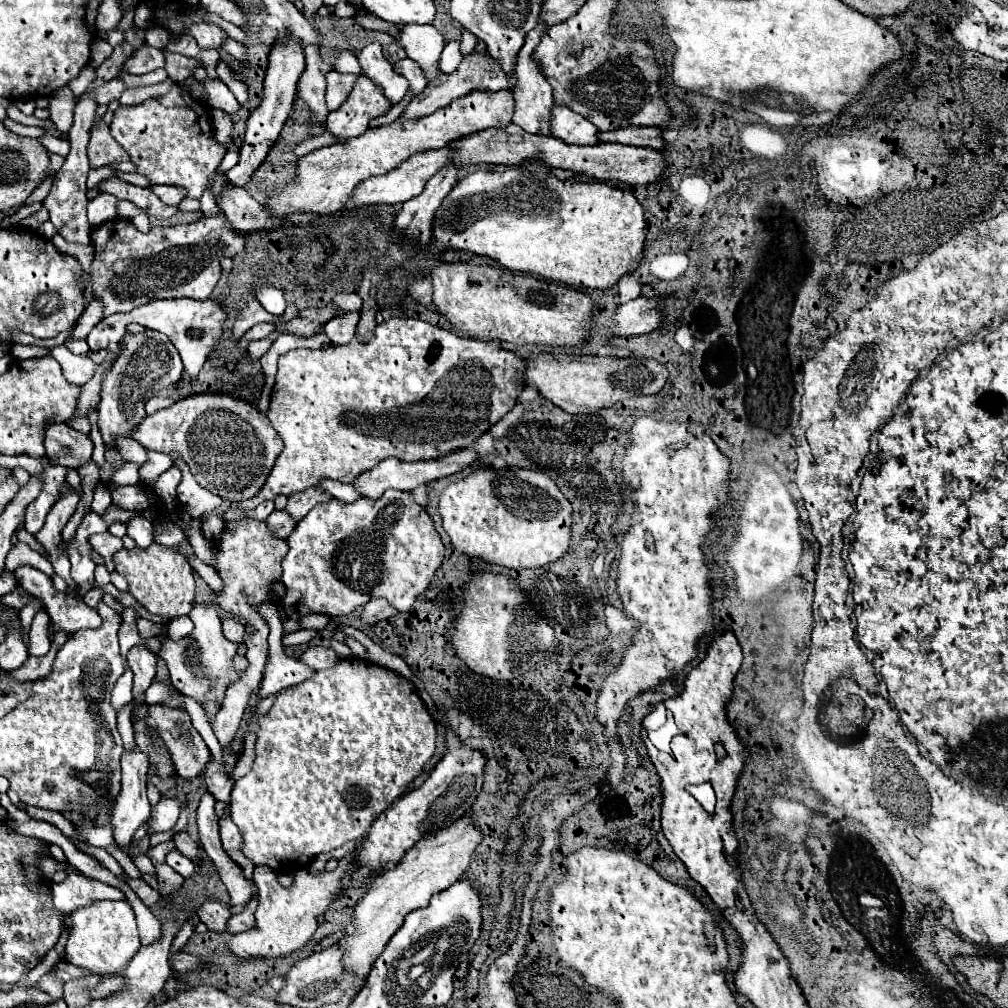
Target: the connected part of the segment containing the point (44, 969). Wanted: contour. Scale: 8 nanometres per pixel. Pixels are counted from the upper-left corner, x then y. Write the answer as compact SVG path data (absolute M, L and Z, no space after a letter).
M64 923L64 931L58 940L56 946L54 946L45 956L45 958L40 962L35 968L30 970L28 973L28 981L26 985L35 986L35 984L40 980L40 978L52 970L52 967L61 959L64 954L65 946L69 937L69 934L66 932L66 923Z

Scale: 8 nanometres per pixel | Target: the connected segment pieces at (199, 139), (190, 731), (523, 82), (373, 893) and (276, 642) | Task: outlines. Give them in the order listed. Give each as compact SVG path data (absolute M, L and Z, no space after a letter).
M174 83L168 93L150 97L140 105L120 105L118 111L114 111L110 133L130 155L136 173L148 177L150 183L184 187L188 199L200 199L204 189L212 185L216 205L224 211L234 229L240 233L262 233L268 229L268 221L252 221L252 217L264 217L260 203L248 195L246 189L232 187L224 173L218 173L218 165L228 147L214 139L210 109L194 99L182 85Z
M148 705L148 715L146 715L146 725L156 731L156 735L160 737L160 741L164 743L164 747L168 749L170 757L172 757L172 763L176 767L176 773L186 777L186 779L192 779L196 777L202 767L208 763L208 757L210 757L210 751L206 747L206 743L202 741L200 733L192 727L190 723L190 715L188 711L184 709L174 709L174 707L168 707L168 705Z
M540 19L538 25L528 31L526 35L526 41L524 41L524 47L520 49L518 53L518 63L516 63L516 75L518 75L518 85L514 89L514 99L516 99L516 107L514 107L514 123L520 125L524 131L530 131L530 133L544 133L544 135L550 135L550 129L548 129L548 109L552 107L554 99L552 99L552 87L546 79L546 75L542 73L538 61L534 59L534 51L540 43L540 37L544 35L546 31L546 23Z
M462 817L462 821L452 823L452 827L438 831L434 837L420 839L396 867L384 871L372 881L366 895L354 907L352 929L348 929L338 941L338 947L344 953L342 967L358 979L358 989L366 983L372 963L380 957L392 933L400 929L404 917L414 909L426 907L432 895L448 889L458 881L460 875L468 869L470 857L478 843L480 831L474 827L470 817Z
M260 603L254 609L268 623L270 635L268 635L268 659L266 659L264 679L260 683L258 701L256 701L256 705L250 707L250 713L246 715L248 725L254 717L260 701L264 701L266 697L278 693L280 689L296 685L296 683L300 683L312 675L312 669L306 669L306 665L300 665L298 659L284 653L284 645L282 645L284 633L282 633L282 621L278 617L278 607L274 603Z

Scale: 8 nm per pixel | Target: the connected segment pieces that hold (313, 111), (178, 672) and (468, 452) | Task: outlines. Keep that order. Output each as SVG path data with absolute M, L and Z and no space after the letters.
M318 43L304 45L304 57L306 57L306 69L300 75L296 91L298 91L298 97L310 109L308 135L318 137L326 131L324 121L326 121L328 111L324 103L324 93L326 93L326 73L332 71L332 65L324 63Z
M194 603L188 617L194 623L194 631L186 639L176 643L176 647L162 647L160 651L162 659L166 659L170 681L180 693L196 699L198 703L208 699L222 703L224 689L232 681L236 681L236 677L240 677L240 671L232 669L232 657L236 655L236 649L240 643L232 643L224 637L222 625L220 625L220 613L214 605Z
M468 445L466 449L460 449L460 451L454 451L446 457L438 457L438 459L430 459L430 461L416 461L416 463L406 463L406 461L400 461L396 457L388 457L384 461L380 461L374 469L368 469L364 473L360 473L360 477L356 477L352 481L352 485L356 487L356 491L362 495L362 497L368 497L368 499L378 499L386 489L398 489L398 491L412 491L416 489L418 485L426 485L434 479L440 479L440 477L448 477L452 473L458 473L462 471L466 465L474 463L478 459L478 453L476 453L476 445Z

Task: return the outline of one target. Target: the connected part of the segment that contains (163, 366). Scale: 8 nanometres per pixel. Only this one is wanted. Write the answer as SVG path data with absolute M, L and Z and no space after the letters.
M146 329L140 333L126 333L122 339L122 349L112 361L112 367L104 375L100 405L98 405L98 425L102 439L112 445L112 437L116 433L130 435L130 431L142 421L146 415L144 403L158 391L176 387L182 379L182 361L176 347L168 337L154 329Z

